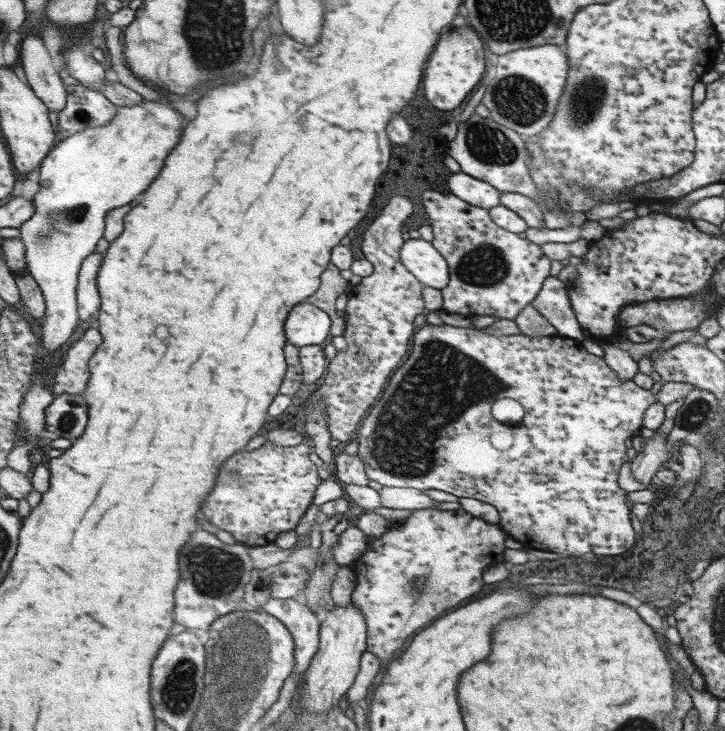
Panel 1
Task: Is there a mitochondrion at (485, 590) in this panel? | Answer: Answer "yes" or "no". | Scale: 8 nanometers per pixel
no

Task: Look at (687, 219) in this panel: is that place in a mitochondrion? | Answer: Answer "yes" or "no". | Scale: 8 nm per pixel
no

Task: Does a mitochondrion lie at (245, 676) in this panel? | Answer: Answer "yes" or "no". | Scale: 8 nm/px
yes

